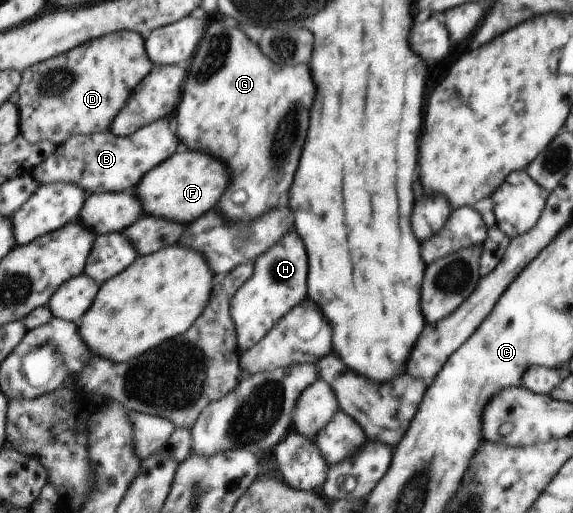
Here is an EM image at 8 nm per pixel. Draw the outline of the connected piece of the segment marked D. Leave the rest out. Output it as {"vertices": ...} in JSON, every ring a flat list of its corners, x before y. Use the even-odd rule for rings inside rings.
{"vertices":[[123,30,83,42,81,45,45,61,29,66,21,72,17,104,20,115,20,134,30,143,51,141,65,144,71,135,91,135,110,129,113,119,123,109,135,86,153,69,145,49,145,38,137,32]]}

